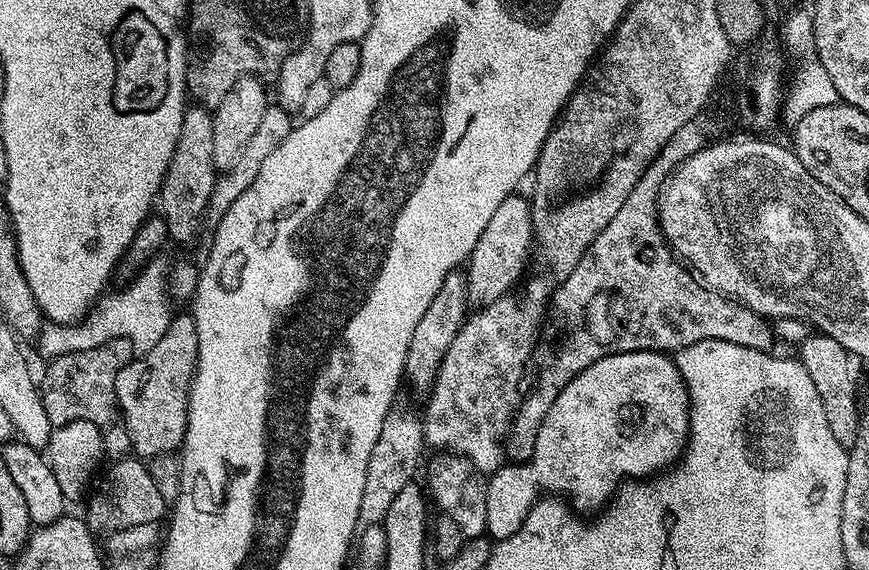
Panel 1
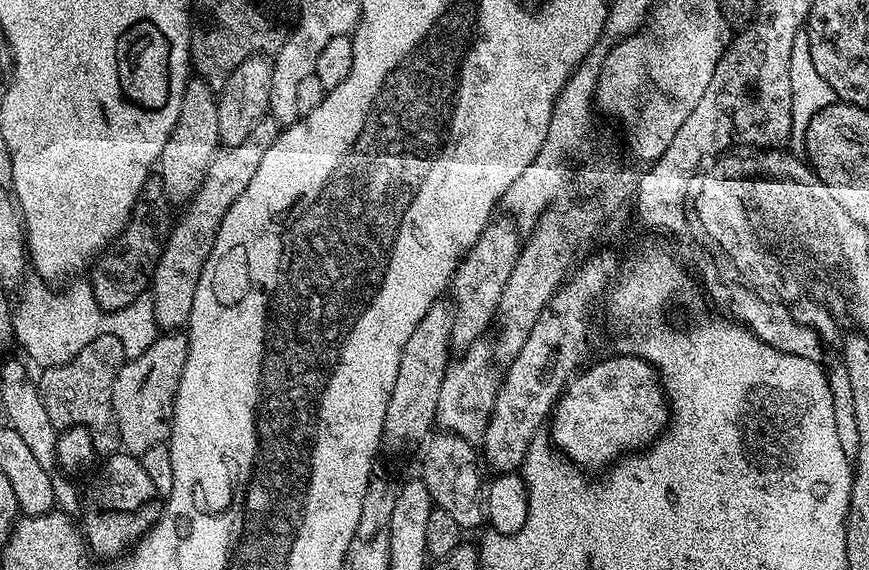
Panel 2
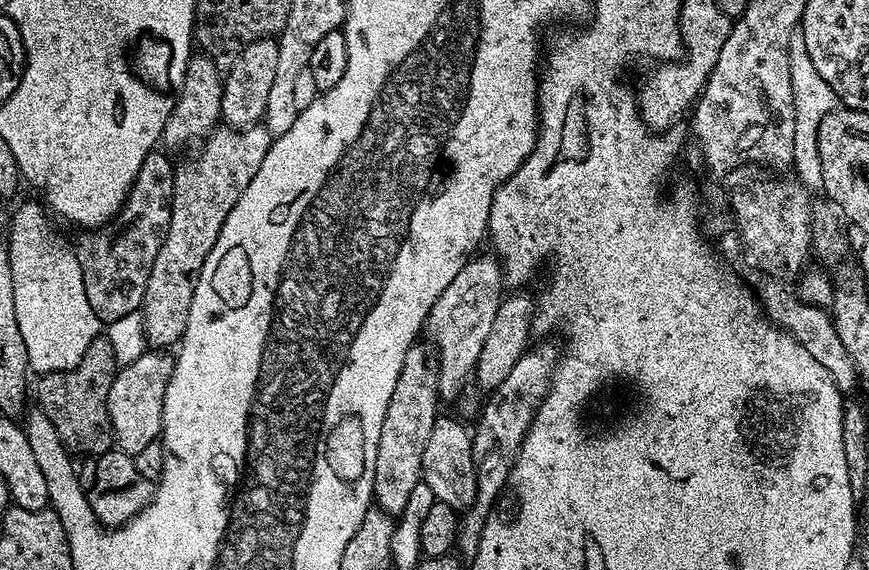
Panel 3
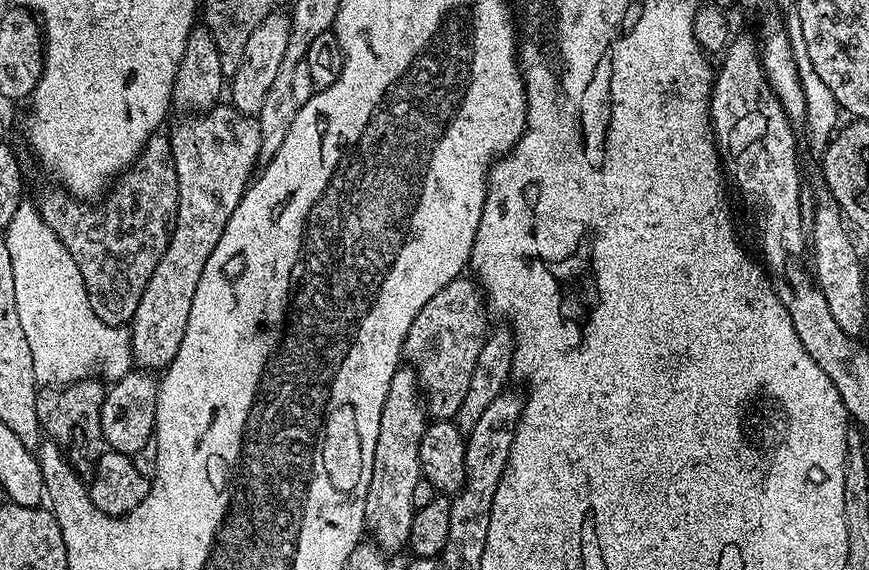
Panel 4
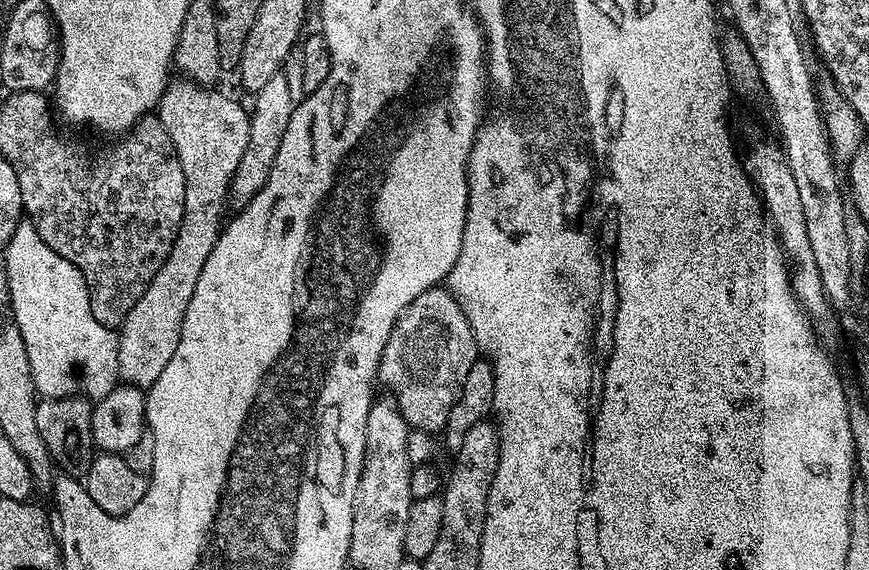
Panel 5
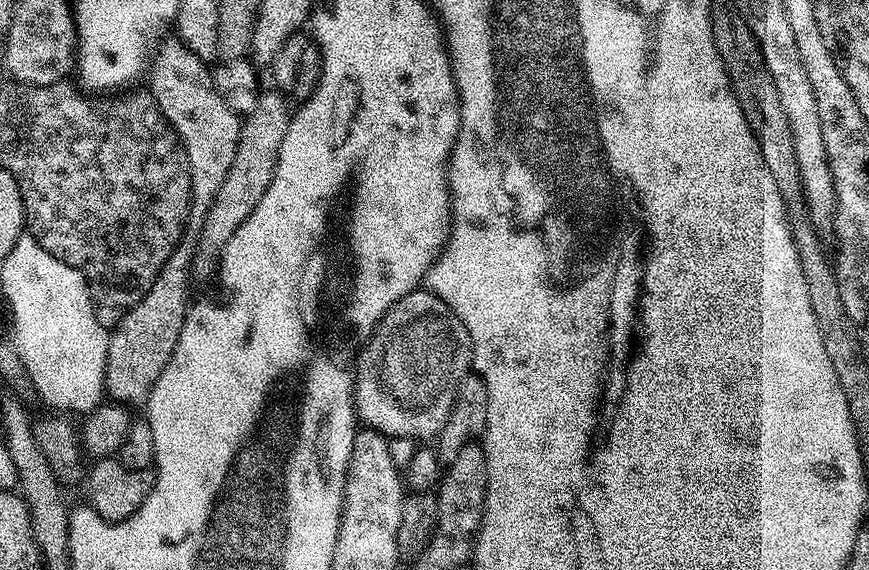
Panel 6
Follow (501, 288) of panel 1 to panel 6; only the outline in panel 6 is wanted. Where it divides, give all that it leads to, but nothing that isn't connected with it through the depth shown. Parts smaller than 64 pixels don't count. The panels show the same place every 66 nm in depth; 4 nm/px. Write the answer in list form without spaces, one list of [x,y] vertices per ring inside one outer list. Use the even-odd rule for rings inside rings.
[[[427,290],[406,294],[380,319],[380,324],[372,331],[371,338],[354,361],[352,404],[356,408],[356,419],[361,425],[389,438],[409,436],[417,442],[431,441],[439,437],[442,426],[446,426],[446,418],[450,418],[450,410],[456,401],[458,386],[462,378],[470,375],[471,367],[472,343],[468,331],[452,313],[450,306]]]

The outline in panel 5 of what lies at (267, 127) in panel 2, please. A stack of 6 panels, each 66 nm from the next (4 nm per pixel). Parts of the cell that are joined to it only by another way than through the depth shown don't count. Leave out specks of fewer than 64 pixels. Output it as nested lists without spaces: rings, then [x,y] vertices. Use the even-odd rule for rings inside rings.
[[[172,78],[169,79],[167,86],[164,88],[164,93],[158,105],[160,125],[166,130],[166,134],[170,134],[170,138],[176,147],[178,162],[182,162],[182,175],[186,178],[186,202],[182,210],[182,226],[174,238],[174,246],[170,246],[170,254],[162,262],[158,274],[154,274],[154,278],[150,282],[150,286],[142,294],[142,298],[138,298],[138,302],[134,302],[134,310],[130,310],[130,314],[126,314],[123,324],[118,329],[118,370],[120,371],[120,380],[126,384],[133,384],[136,388],[147,390],[152,387],[154,382],[158,382],[158,374],[162,374],[162,370],[166,370],[166,365],[170,363],[170,358],[174,358],[174,350],[178,350],[178,338],[182,338],[182,322],[186,318],[186,306],[190,306],[190,298],[194,298],[194,286],[198,286],[198,274],[202,274],[202,266],[206,266],[206,258],[210,258],[210,250],[214,250],[214,246],[220,237],[222,225],[226,220],[224,207],[229,207],[230,204],[228,191],[232,185],[234,170],[238,170],[238,162],[242,162],[242,154],[246,154],[246,146],[250,142],[249,109],[245,105],[243,108],[234,97],[227,96],[224,92],[215,92],[216,90],[215,87],[196,84],[187,78]]]

